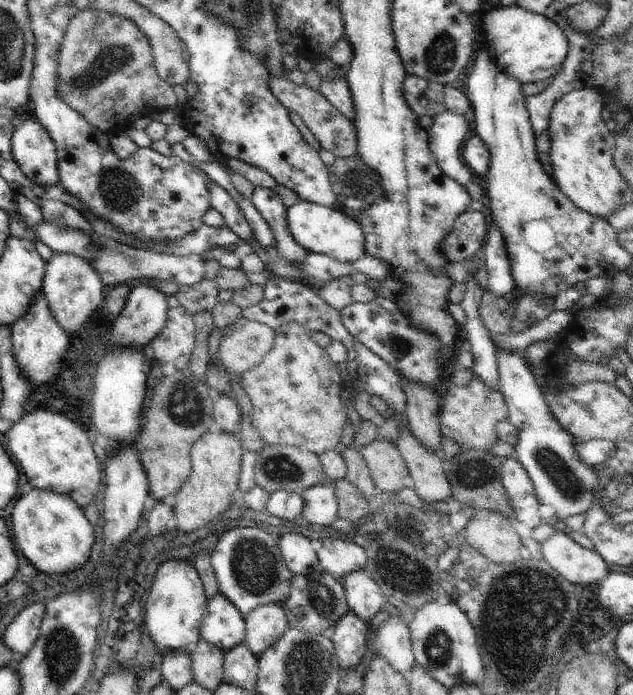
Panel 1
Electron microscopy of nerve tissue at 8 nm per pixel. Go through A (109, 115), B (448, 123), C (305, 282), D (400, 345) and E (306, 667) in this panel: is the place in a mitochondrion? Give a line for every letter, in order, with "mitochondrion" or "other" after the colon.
A: other
B: other
C: other
D: mitochondrion
E: mitochondrion

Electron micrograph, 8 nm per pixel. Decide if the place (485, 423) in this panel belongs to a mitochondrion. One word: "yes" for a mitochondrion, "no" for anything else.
no

